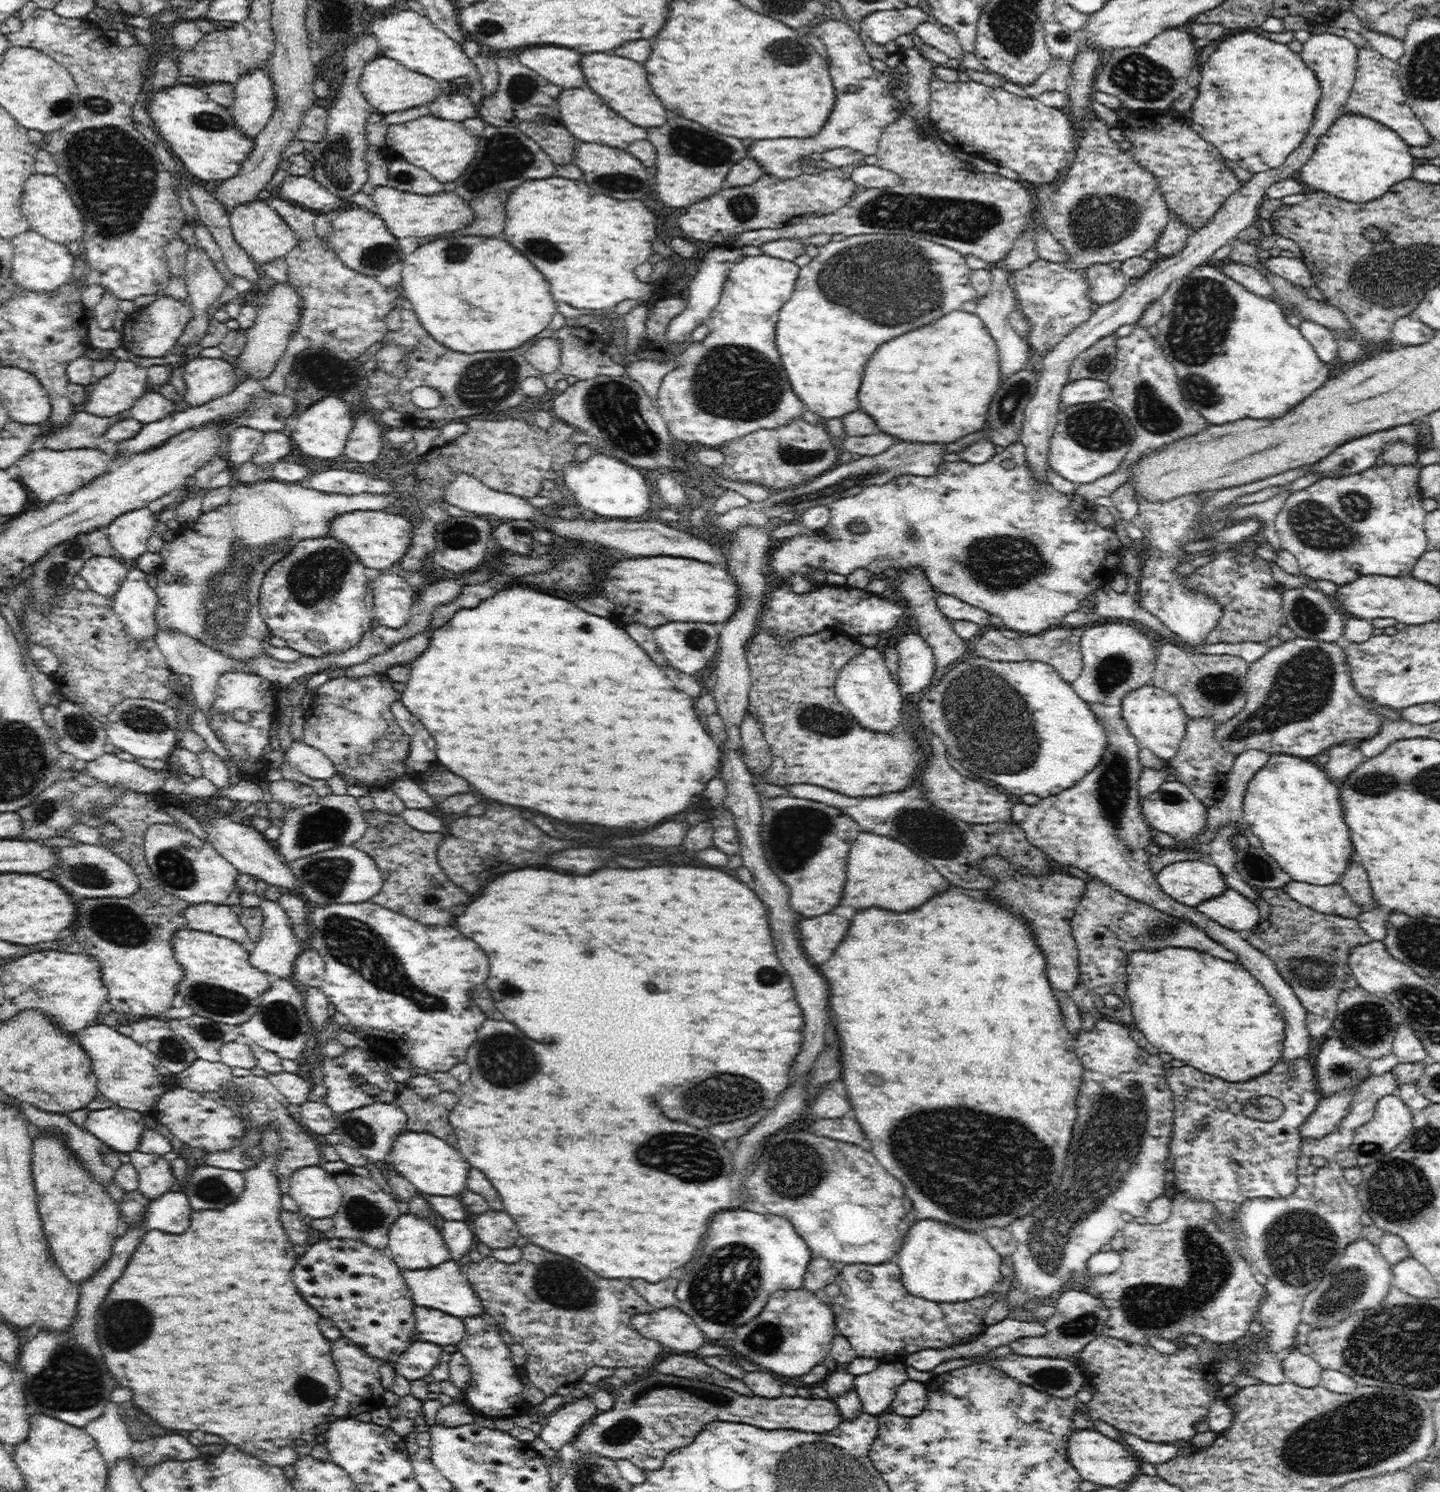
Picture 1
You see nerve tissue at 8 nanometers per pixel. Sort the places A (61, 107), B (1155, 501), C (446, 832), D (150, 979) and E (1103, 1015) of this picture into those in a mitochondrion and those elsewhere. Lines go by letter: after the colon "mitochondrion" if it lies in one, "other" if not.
A: mitochondrion
B: other
C: other
D: other
E: other

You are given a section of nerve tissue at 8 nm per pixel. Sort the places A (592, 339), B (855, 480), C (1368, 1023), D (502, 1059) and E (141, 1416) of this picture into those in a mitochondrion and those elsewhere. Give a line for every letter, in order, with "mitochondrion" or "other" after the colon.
A: other
B: mitochondrion
C: mitochondrion
D: mitochondrion
E: other

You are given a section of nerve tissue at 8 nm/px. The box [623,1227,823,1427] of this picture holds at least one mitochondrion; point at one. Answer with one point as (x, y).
(744, 1277)

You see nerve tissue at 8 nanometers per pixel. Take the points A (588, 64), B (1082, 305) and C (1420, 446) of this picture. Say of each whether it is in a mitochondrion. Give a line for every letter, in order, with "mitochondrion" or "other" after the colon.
A: other
B: other
C: other

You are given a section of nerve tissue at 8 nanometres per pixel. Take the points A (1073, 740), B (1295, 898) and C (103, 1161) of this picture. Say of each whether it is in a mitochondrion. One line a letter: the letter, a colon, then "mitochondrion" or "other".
A: other
B: other
C: mitochondrion

